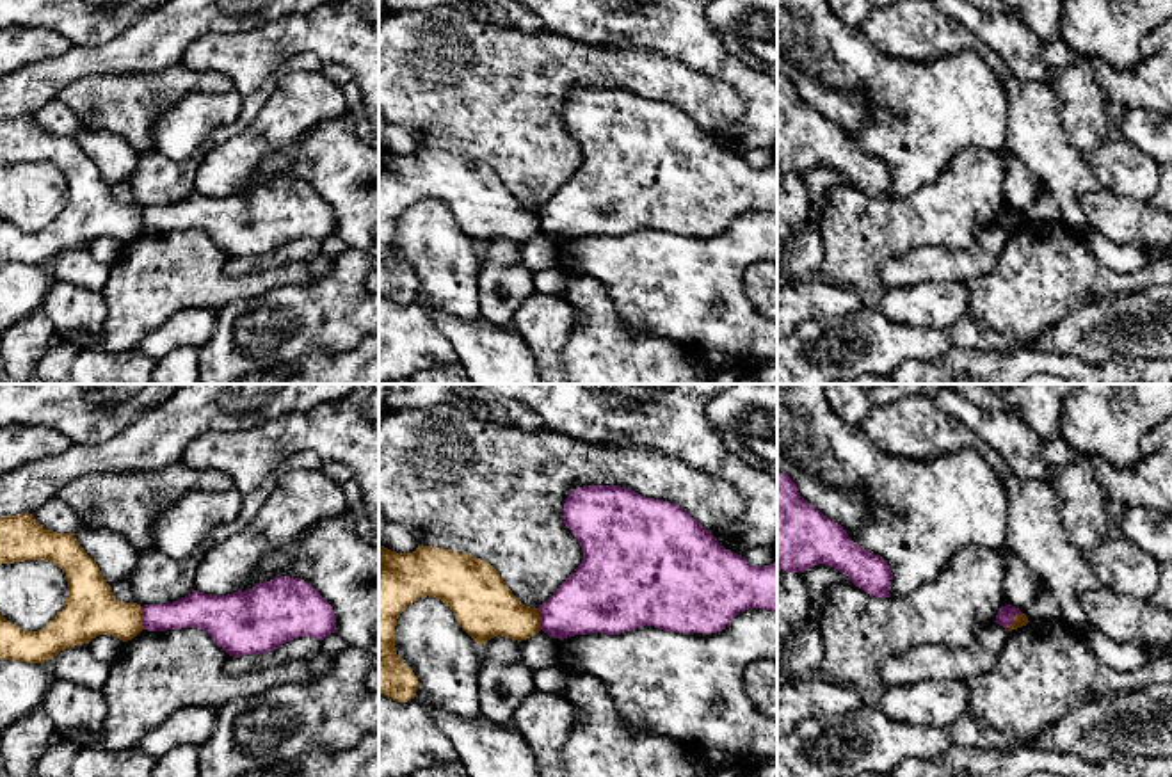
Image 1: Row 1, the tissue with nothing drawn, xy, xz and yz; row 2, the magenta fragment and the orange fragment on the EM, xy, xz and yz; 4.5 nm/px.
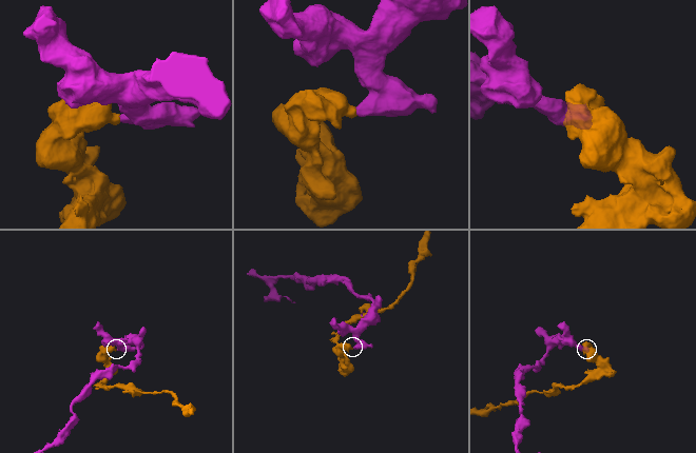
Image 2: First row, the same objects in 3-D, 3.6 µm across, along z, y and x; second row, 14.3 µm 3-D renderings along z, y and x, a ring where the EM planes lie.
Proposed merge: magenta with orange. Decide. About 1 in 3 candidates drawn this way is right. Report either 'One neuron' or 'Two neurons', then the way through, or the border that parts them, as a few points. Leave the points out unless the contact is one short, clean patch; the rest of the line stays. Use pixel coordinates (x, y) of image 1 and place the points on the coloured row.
Two neurons

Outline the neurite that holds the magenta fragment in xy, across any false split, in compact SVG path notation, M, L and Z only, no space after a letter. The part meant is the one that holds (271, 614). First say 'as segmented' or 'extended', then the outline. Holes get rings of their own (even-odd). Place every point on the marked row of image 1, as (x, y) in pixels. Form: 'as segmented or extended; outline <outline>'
as segmented; outline M277 576L228 596L199 590L165 605L144 605L148 631L199 628L229 656L269 653L293 638L336 633L333 606L301 578Z

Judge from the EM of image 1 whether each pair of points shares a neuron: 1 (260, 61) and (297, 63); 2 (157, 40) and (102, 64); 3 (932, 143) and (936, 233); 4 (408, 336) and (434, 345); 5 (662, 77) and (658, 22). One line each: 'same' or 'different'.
1: different
2: same
3: different
4: same
5: different

